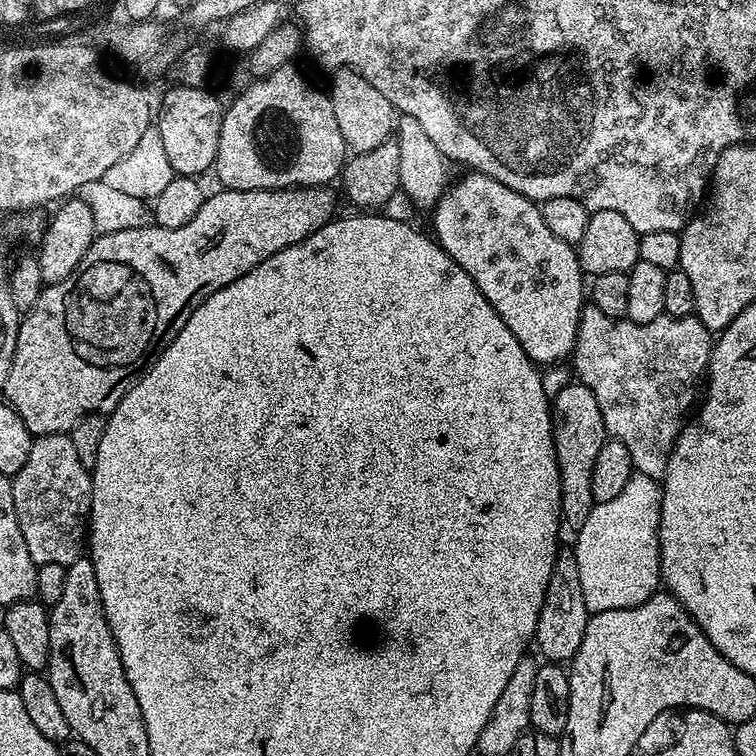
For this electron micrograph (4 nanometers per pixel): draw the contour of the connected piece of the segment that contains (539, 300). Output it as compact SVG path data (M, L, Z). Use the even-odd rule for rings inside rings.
M468 170L465 173L465 176L457 184L456 181L449 183L431 213L431 216L433 215L433 229L431 228L431 231L434 233L436 243L446 250L446 254L450 254L450 258L454 258L454 262L458 262L458 266L462 266L462 270L466 270L466 274L470 274L474 286L478 286L478 290L482 290L486 302L490 302L490 306L494 306L494 310L502 318L502 322L506 322L506 326L510 326L510 334L514 334L514 338L518 338L522 350L526 350L526 354L532 359L533 364L537 366L556 366L567 361L576 350L580 315L584 313L586 307L586 273L580 266L577 249L566 243L562 238L558 238L558 234L553 234L547 228L540 213L540 204L537 201L518 194L518 190L510 190L510 186L504 186L502 182L498 182L482 172Z

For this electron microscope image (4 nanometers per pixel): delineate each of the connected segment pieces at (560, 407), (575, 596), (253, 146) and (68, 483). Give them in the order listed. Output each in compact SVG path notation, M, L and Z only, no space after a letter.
M569 382L561 392L554 396L554 435L556 437L556 457L560 471L560 515L563 523L579 530L582 522L590 518L590 510L596 504L594 494L590 490L590 478L594 478L594 462L598 459L598 450L602 450L606 433L602 422L602 410L598 410L598 402L594 394L584 384Z
M561 547L556 554L554 570L550 570L550 582L546 582L546 594L542 598L542 610L538 614L534 637L535 647L540 647L543 659L548 662L571 661L582 644L582 634L586 634L589 615L586 598L582 598L576 553L571 547Z
M291 63L282 66L281 69L274 70L268 77L253 79L249 88L239 93L237 102L225 111L224 121L222 122L222 130L218 138L218 154L216 155L216 163L214 172L220 175L220 180L225 189L233 188L234 190L242 190L249 192L250 190L262 190L263 188L318 188L321 186L331 185L332 179L341 175L346 159L346 149L344 147L344 139L342 138L342 130L338 130L338 122L334 118L334 106L332 105L332 97L327 91L319 92L298 69L294 68Z
M58 432L35 437L26 466L11 481L18 526L32 561L38 566L46 562L67 566L81 559L92 510L92 473L82 466L71 435Z

